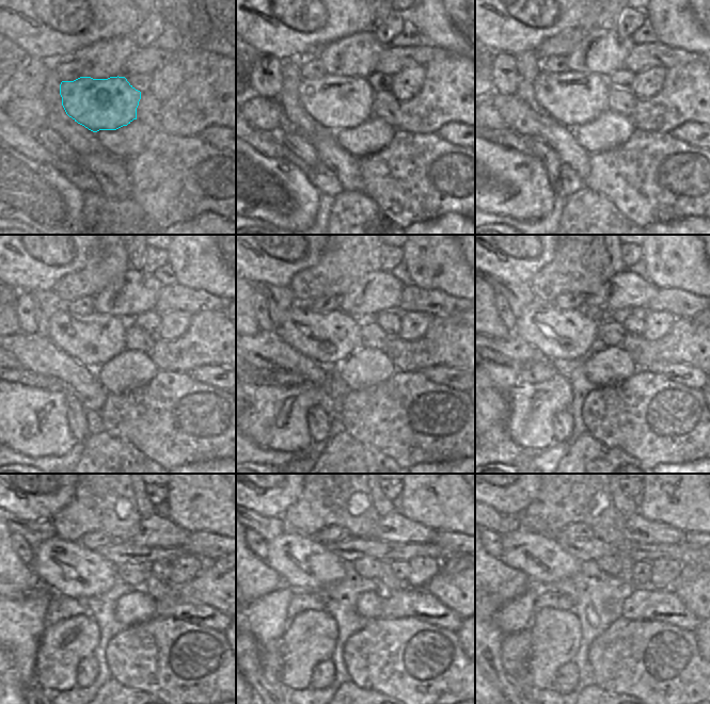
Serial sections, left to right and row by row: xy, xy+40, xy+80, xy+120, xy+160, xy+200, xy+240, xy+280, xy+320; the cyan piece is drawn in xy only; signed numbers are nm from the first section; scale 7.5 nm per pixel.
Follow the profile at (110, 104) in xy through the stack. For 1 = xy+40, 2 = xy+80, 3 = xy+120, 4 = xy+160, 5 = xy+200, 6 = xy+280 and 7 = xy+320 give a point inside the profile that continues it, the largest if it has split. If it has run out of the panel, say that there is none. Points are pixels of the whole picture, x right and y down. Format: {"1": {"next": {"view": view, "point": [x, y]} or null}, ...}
{"1": {"next": {"view": "xy+40", "point": [336, 102]}}, "2": {"next": {"view": "xy+80", "point": [572, 99]}}, "3": {"next": {"view": "xy+120", "point": [92, 340]}}, "4": {"next": {"view": "xy+160", "point": [329, 338]}}, "5": {"next": {"view": "xy+200", "point": [557, 334]}}, "6": {"next": {"view": "xy+280", "point": [303, 564]}}, "7": {"next": {"view": "xy+320", "point": [542, 560]}}}

